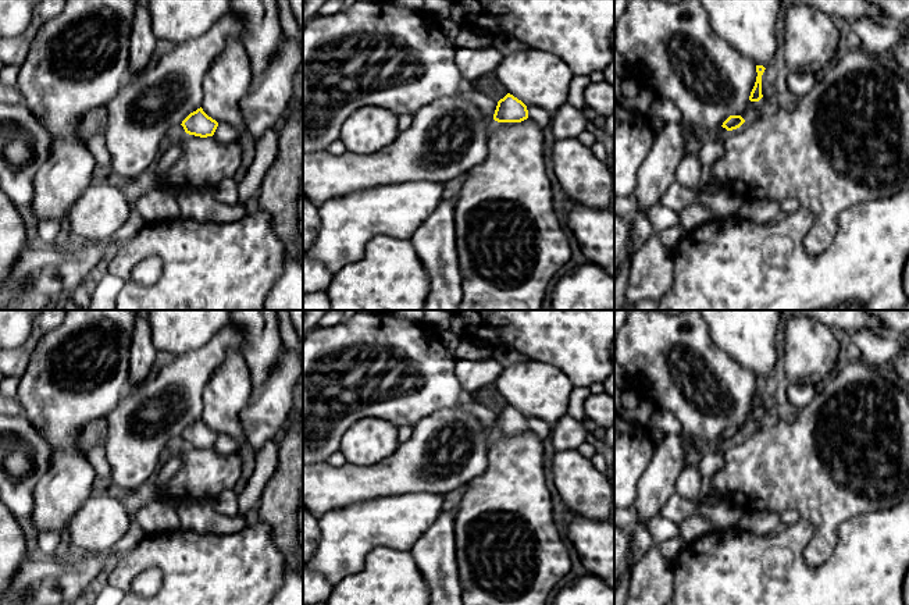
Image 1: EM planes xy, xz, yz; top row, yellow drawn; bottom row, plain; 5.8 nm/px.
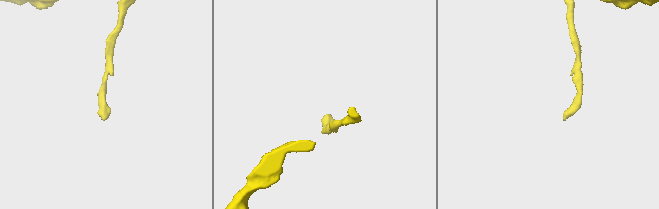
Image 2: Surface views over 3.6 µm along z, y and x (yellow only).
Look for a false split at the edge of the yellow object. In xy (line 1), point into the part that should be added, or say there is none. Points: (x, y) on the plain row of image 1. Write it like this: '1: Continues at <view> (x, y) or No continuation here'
1: No continuation here

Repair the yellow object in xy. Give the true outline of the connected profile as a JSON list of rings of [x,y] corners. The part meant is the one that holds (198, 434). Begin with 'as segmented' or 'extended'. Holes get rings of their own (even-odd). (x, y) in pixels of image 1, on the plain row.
as segmented; [[[200,419],[196,423],[190,424],[181,437],[189,446],[207,449],[214,446],[218,434],[208,428]]]

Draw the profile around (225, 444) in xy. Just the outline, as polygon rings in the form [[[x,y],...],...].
[[[220,434],[214,448],[222,456],[235,453],[239,449],[238,442],[228,434]]]

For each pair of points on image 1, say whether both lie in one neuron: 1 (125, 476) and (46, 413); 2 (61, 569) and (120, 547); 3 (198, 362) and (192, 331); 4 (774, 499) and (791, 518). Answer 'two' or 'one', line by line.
1: two
2: one
3: two
4: two

